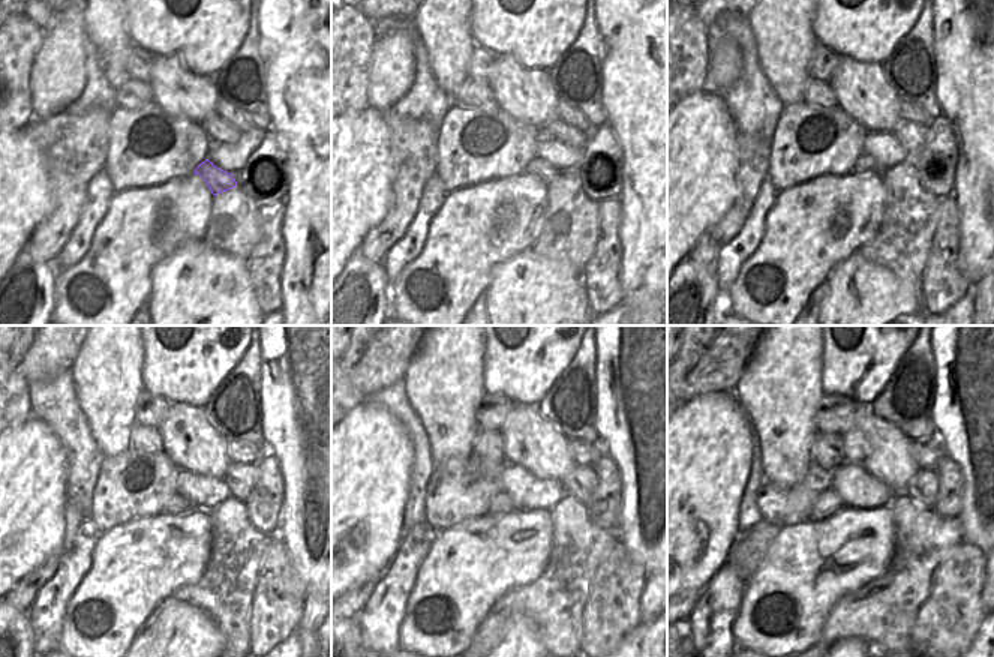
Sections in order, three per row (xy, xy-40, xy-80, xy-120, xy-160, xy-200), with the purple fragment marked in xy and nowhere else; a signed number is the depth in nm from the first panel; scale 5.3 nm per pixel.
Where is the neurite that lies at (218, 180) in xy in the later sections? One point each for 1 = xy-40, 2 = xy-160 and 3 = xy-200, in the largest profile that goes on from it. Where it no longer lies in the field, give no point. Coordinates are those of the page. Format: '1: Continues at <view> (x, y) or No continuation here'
1: Continues at xy-40 (537, 167)
2: Continues at xy-160 (501, 503)
3: Continues at xy-200 (828, 503)

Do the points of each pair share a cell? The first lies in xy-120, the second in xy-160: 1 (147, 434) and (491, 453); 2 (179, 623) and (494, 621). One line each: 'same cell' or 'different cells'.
1: same cell
2: different cells

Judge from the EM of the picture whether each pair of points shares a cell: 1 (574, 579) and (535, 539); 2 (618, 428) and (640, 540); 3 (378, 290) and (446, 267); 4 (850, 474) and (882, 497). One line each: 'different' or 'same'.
1: different
2: same
3: different
4: same

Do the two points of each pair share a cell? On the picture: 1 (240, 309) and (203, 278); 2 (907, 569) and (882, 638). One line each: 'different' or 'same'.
1: same
2: same

